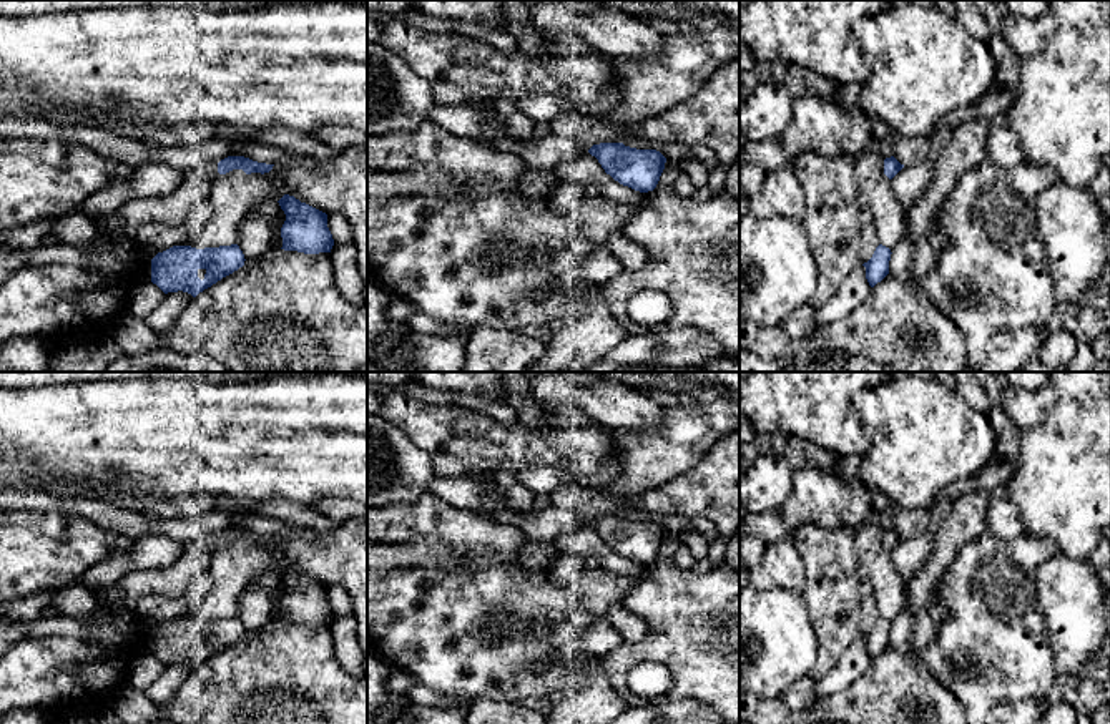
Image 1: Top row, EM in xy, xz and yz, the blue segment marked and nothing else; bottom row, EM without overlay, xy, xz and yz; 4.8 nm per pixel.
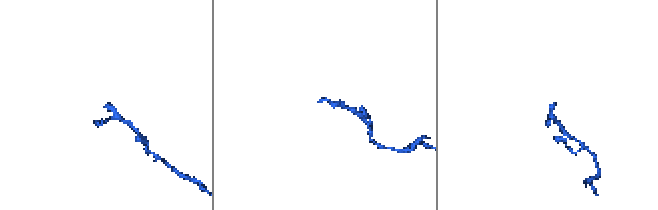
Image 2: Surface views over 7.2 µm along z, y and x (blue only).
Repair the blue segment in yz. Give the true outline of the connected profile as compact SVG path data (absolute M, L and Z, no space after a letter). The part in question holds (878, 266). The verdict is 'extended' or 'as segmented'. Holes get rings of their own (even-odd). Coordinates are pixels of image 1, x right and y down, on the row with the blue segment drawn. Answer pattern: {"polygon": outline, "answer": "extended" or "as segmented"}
{"polygon": "M879 244L872 257L862 264L866 267L866 279L871 287L874 287L889 274L891 254L892 252L889 247Z", "answer": "as segmented"}

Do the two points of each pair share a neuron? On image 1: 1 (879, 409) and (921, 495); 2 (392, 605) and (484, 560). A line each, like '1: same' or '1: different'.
1: same
2: different

